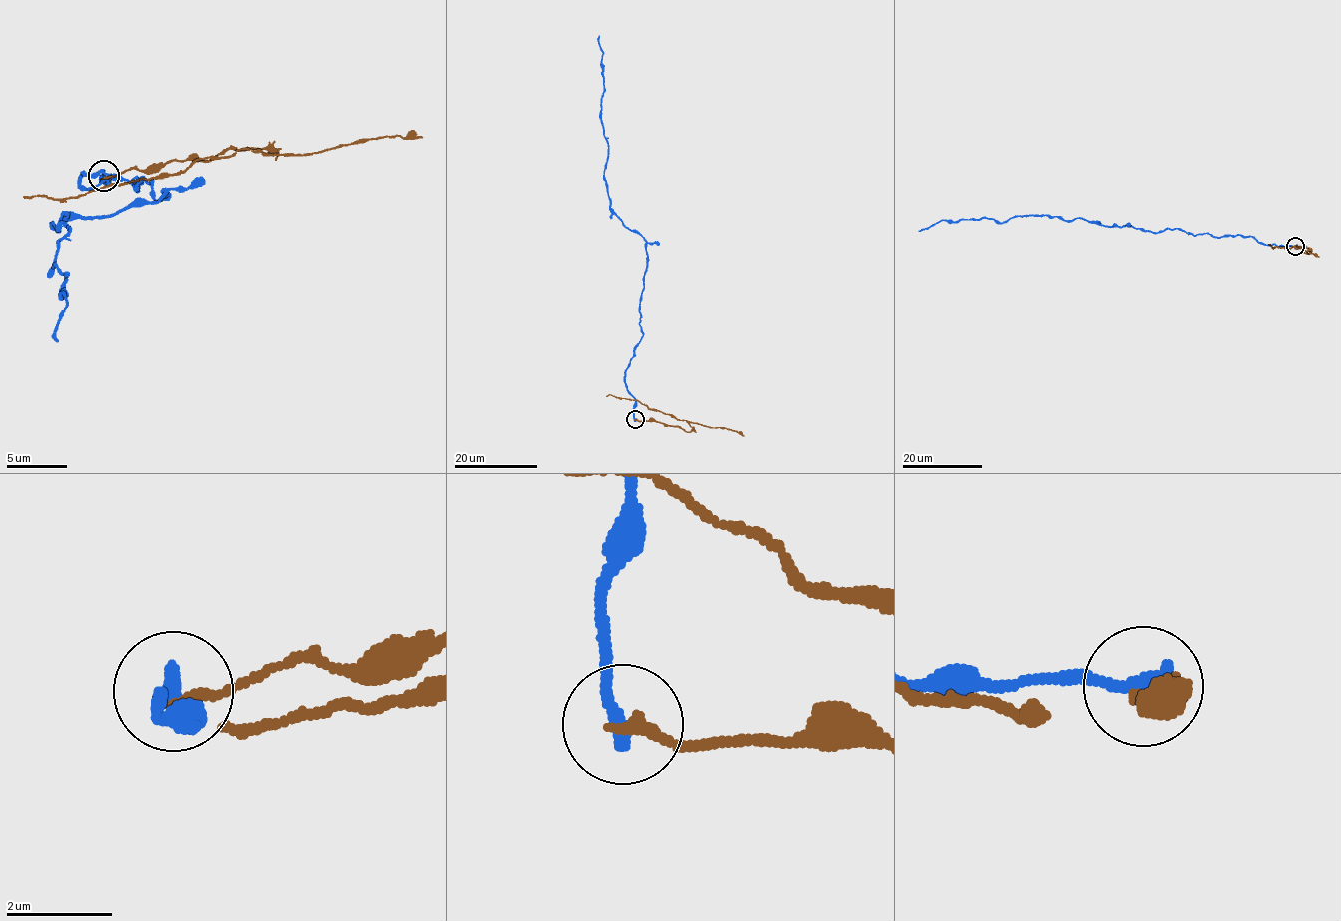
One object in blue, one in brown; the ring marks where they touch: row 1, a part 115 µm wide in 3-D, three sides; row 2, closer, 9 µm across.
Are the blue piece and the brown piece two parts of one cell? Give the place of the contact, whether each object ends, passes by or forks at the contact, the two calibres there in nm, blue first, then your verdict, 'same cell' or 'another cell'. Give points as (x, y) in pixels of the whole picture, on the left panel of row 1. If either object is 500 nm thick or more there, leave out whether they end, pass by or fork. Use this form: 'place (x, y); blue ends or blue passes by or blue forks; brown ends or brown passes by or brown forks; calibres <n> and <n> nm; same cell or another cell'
place (104, 176); blue ends; brown ends; calibres 320 and 240 nm; another cell

